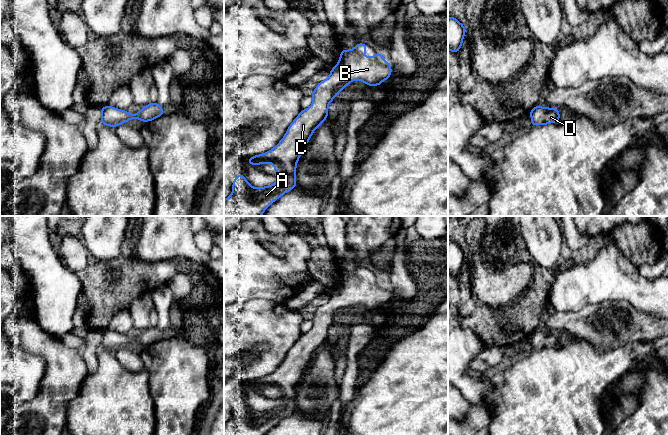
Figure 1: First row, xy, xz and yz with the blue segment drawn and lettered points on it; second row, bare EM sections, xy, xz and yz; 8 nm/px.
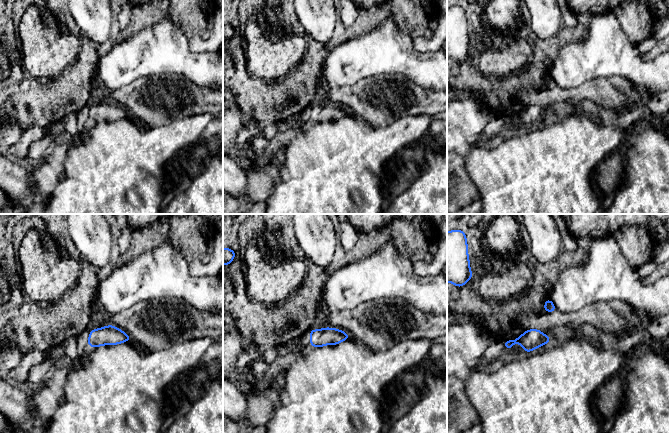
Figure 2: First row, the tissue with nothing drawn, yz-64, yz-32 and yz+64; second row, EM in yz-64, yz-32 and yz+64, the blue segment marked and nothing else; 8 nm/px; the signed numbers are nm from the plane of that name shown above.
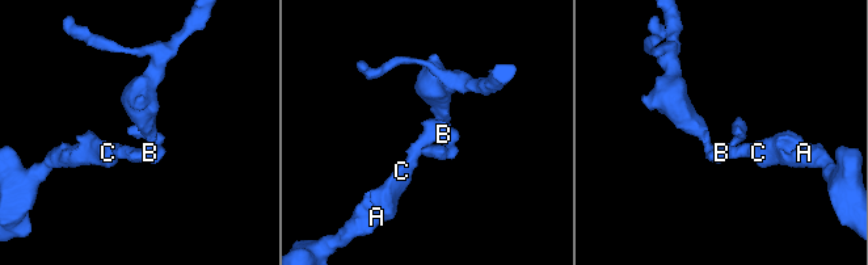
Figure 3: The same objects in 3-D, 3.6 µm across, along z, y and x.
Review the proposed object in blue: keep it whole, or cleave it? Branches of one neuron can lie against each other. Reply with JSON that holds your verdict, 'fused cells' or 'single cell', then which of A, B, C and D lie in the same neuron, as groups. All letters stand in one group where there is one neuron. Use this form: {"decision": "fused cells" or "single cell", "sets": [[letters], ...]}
{"decision": "single cell", "sets": [["A", "B", "C", "D"]]}

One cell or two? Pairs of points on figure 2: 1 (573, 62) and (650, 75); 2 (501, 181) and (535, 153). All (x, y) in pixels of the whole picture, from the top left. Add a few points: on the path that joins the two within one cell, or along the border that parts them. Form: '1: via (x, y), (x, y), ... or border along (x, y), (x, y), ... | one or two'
1: via (592, 62), (629, 63), (631, 65) | one
2: via (509, 178), (527, 161) | one

